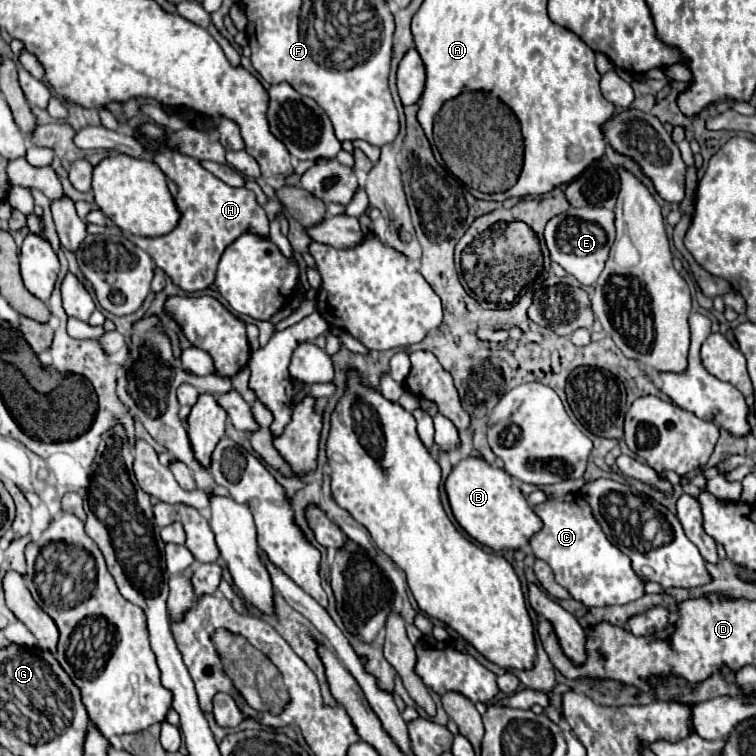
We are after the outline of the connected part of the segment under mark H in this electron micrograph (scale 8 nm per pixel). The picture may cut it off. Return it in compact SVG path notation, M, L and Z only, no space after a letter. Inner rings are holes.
M157 151L153 163L173 181L179 189L175 197L181 219L173 231L161 237L131 237L141 249L145 249L155 265L165 271L175 285L183 291L201 291L215 281L215 271L223 251L243 233L253 233L261 239L269 239L269 219L263 207L255 201L255 193L245 187L229 187L209 173L197 159L181 155L179 151Z

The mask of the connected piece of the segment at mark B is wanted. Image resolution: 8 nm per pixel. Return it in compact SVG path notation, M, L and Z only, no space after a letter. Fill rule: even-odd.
M483 457L461 459L451 469L451 475L445 481L445 491L457 523L475 541L491 547L493 551L519 549L541 529L539 517L527 505L511 475L507 475L503 469L491 467Z

